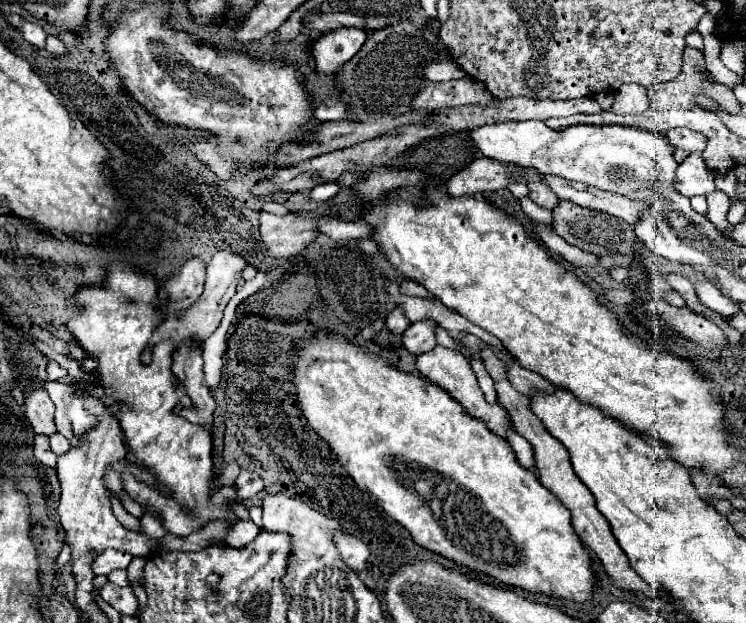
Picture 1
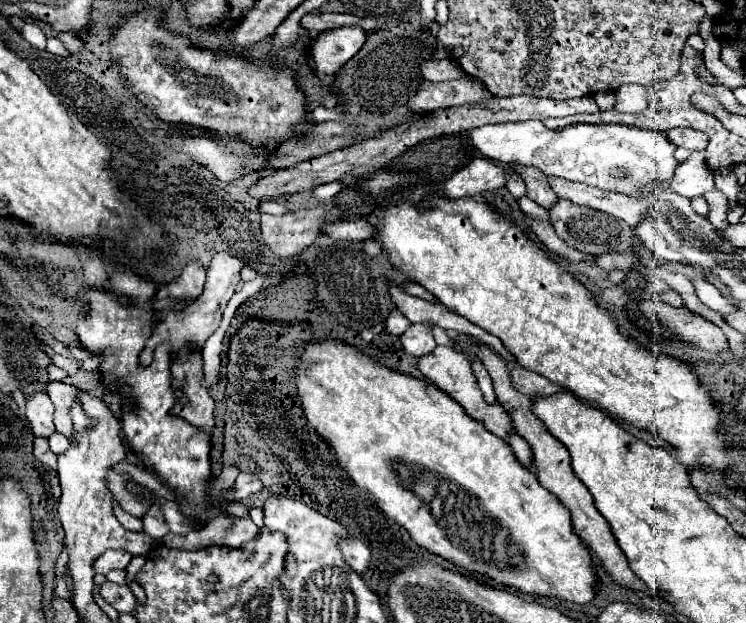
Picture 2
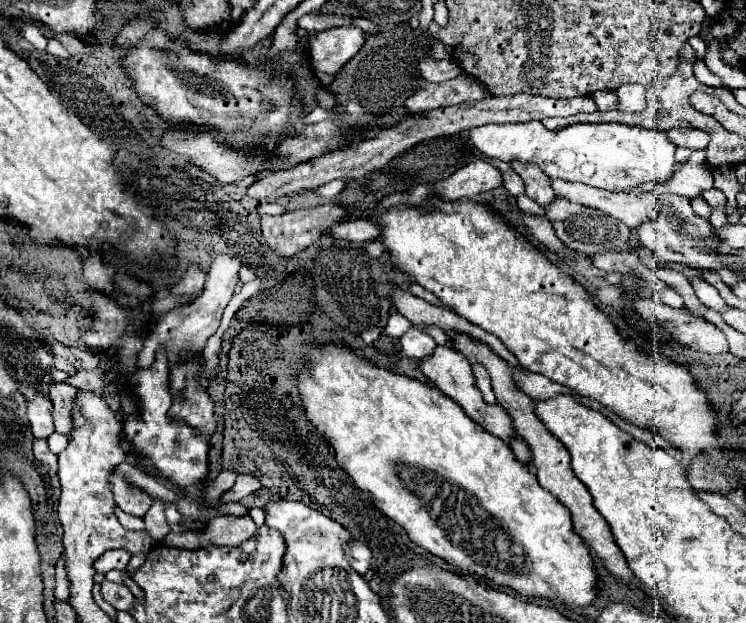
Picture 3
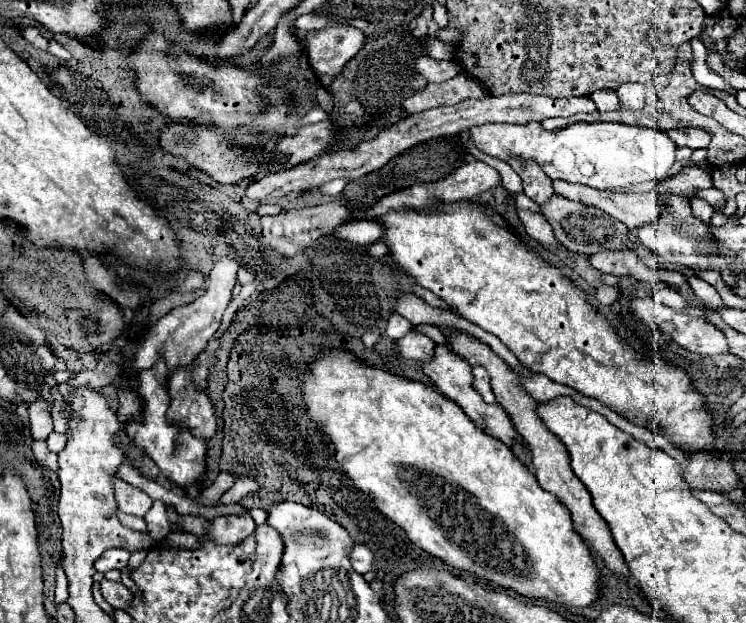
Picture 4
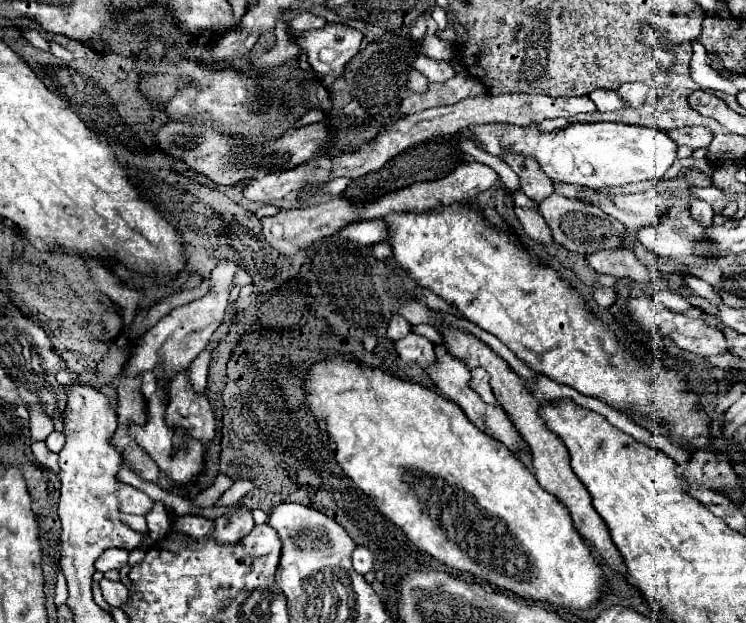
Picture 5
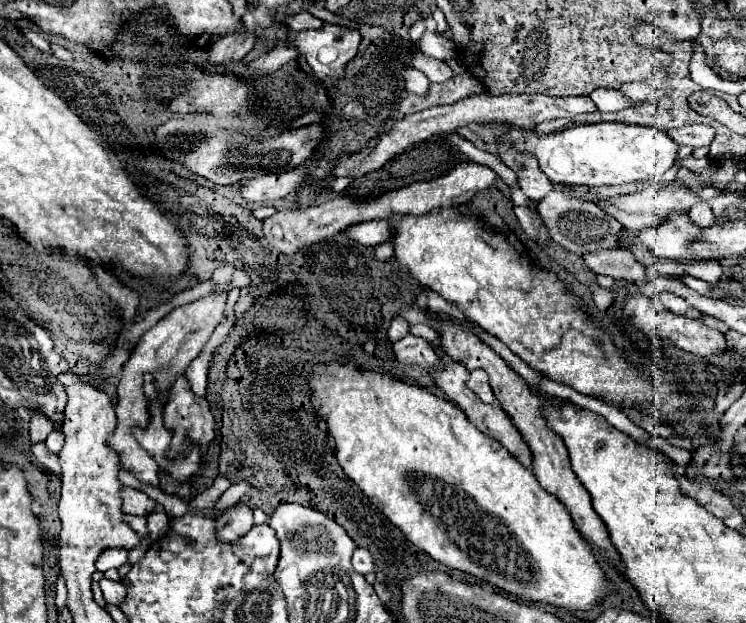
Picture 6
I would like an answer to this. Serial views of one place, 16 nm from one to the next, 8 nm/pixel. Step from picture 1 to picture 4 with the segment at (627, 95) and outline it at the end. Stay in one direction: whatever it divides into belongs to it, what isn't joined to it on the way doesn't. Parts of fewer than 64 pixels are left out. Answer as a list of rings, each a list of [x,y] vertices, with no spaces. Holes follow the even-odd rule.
[[[622,84],[622,88],[618,88],[618,96],[626,110],[640,108],[640,84]]]

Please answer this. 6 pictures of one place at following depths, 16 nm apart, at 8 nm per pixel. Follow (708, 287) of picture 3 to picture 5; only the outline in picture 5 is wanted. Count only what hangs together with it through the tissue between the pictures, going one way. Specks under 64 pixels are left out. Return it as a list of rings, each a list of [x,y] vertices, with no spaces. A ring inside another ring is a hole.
[[[684,276],[684,284],[686,284],[688,288],[692,288],[698,296],[708,298],[708,300],[712,300],[712,302],[720,302],[720,298],[714,294],[714,288],[712,288],[708,282],[704,282],[704,280],[700,280],[700,278],[694,278],[694,276]]]

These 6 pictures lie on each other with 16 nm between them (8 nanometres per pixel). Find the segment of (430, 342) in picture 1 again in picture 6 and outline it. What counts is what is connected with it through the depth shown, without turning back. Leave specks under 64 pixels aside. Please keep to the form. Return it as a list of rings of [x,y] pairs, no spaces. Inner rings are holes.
[[[412,334],[394,342],[392,352],[398,362],[408,366],[420,366],[422,370],[432,370],[442,364],[442,360],[436,356],[432,346],[424,338],[418,338]]]

